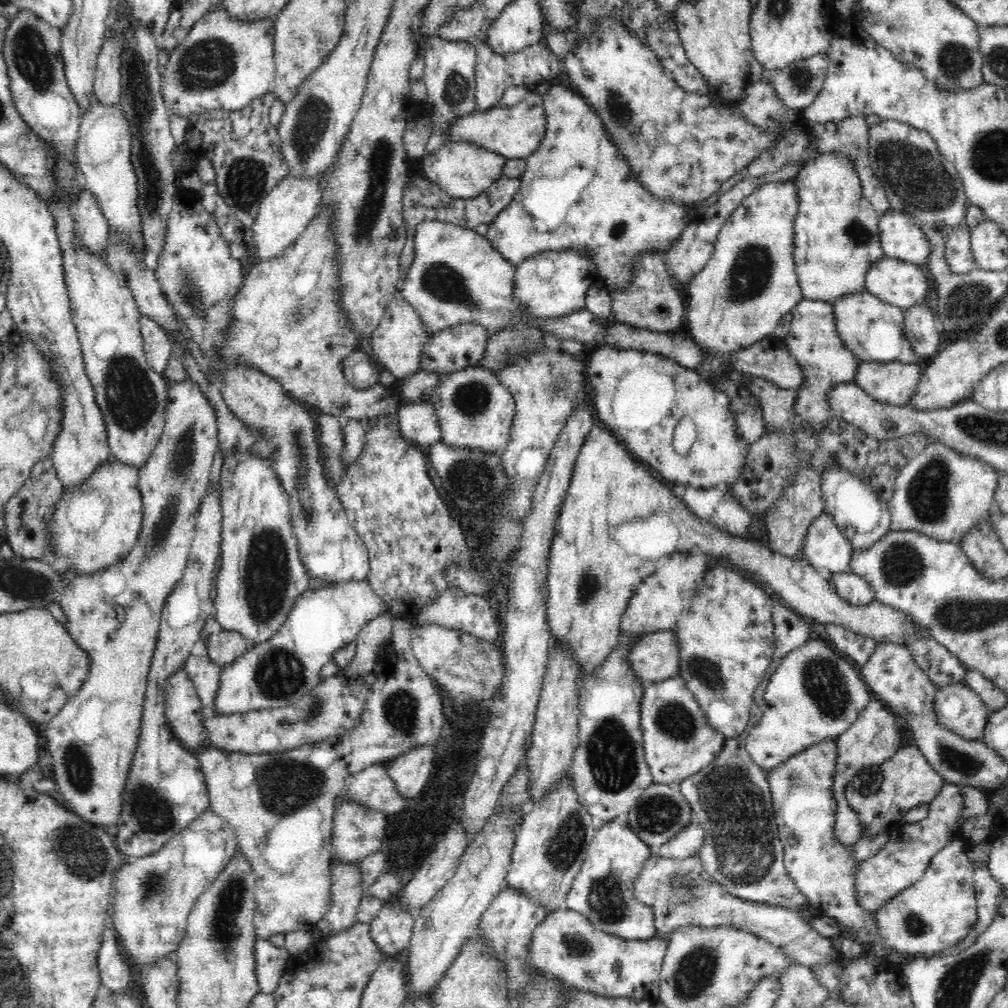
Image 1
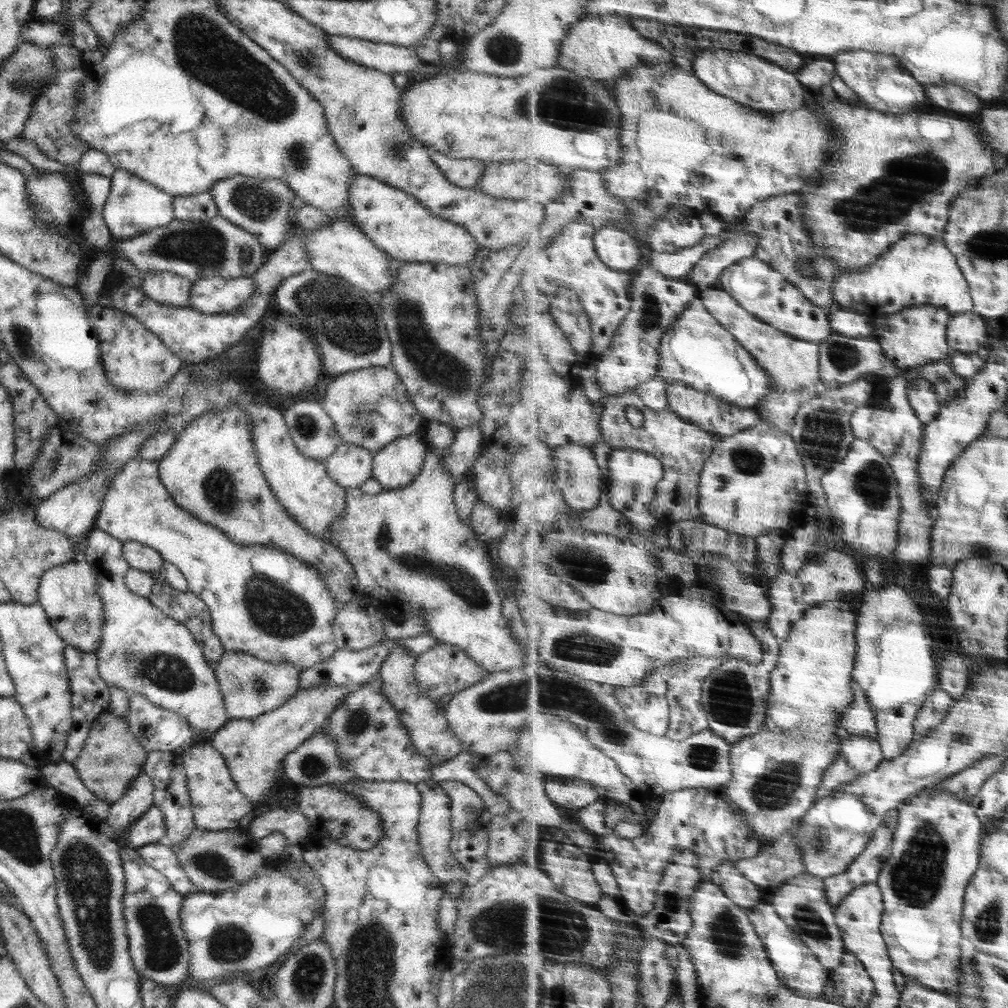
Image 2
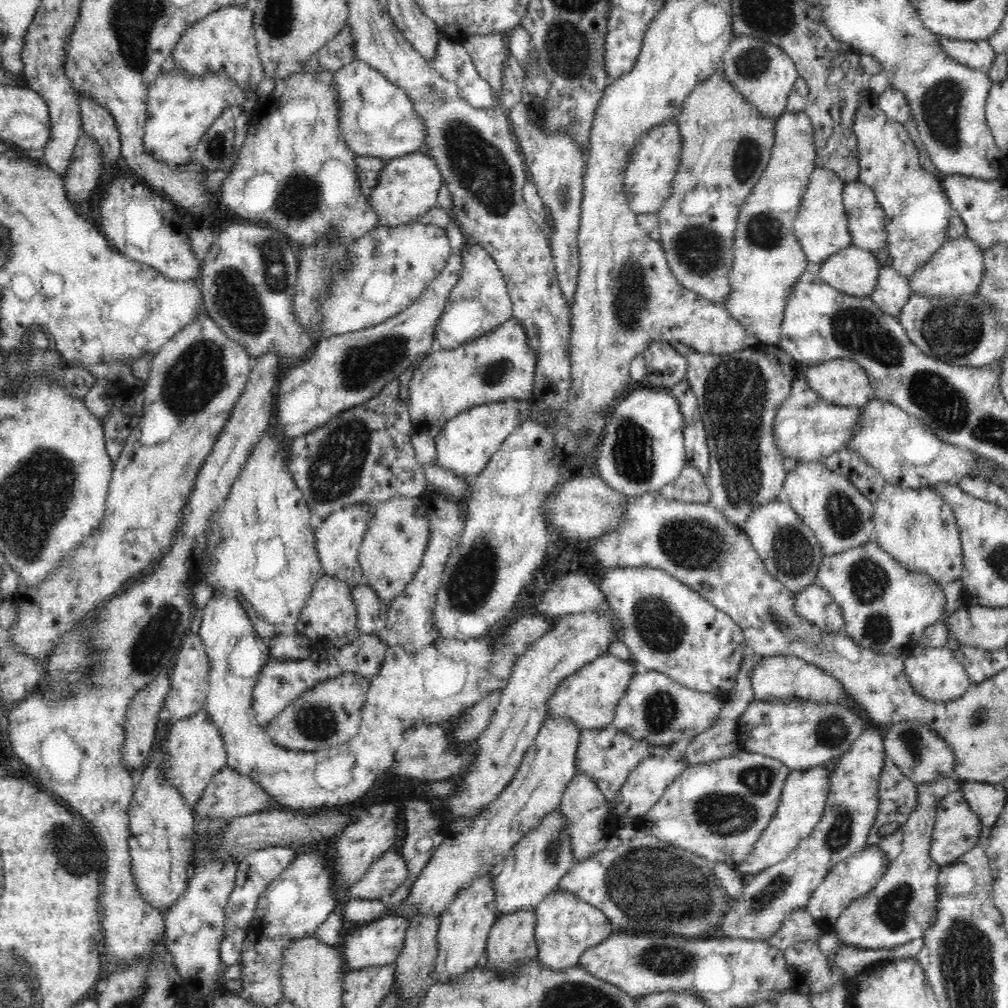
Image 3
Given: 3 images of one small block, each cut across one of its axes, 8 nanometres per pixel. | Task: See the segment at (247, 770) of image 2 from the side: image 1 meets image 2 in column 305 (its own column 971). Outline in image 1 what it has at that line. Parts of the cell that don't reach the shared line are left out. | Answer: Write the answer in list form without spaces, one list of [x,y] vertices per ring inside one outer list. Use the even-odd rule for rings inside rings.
[[[964,680],[943,687],[935,695],[937,720],[965,739],[981,740],[982,730],[987,726],[985,702]]]

